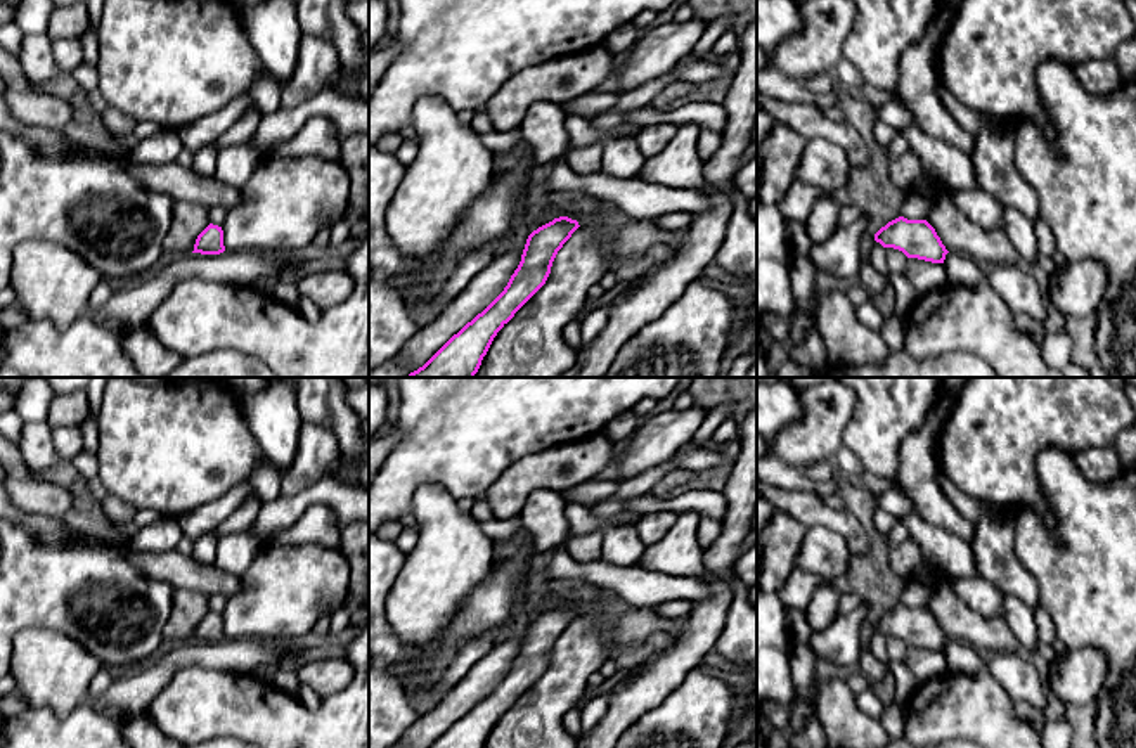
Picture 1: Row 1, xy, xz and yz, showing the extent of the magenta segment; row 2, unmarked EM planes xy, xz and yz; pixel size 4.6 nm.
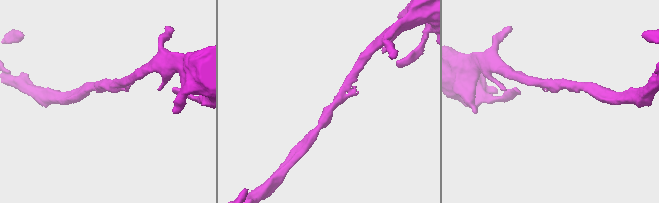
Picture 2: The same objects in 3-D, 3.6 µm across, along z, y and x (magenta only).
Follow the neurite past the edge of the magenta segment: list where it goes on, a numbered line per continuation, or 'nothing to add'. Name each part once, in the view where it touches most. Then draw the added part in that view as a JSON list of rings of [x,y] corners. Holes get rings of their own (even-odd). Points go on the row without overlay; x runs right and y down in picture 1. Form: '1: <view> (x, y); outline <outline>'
nothing to add

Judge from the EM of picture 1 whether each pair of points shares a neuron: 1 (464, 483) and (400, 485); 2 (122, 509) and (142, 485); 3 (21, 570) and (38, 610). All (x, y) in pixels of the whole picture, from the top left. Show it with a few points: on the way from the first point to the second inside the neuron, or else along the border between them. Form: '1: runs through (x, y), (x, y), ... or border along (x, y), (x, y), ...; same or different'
1: runs through (449, 473), (416, 473); same
2: border along (108, 492), (139, 509); different
3: runs through (25, 580), (38, 594), (38, 599); same

